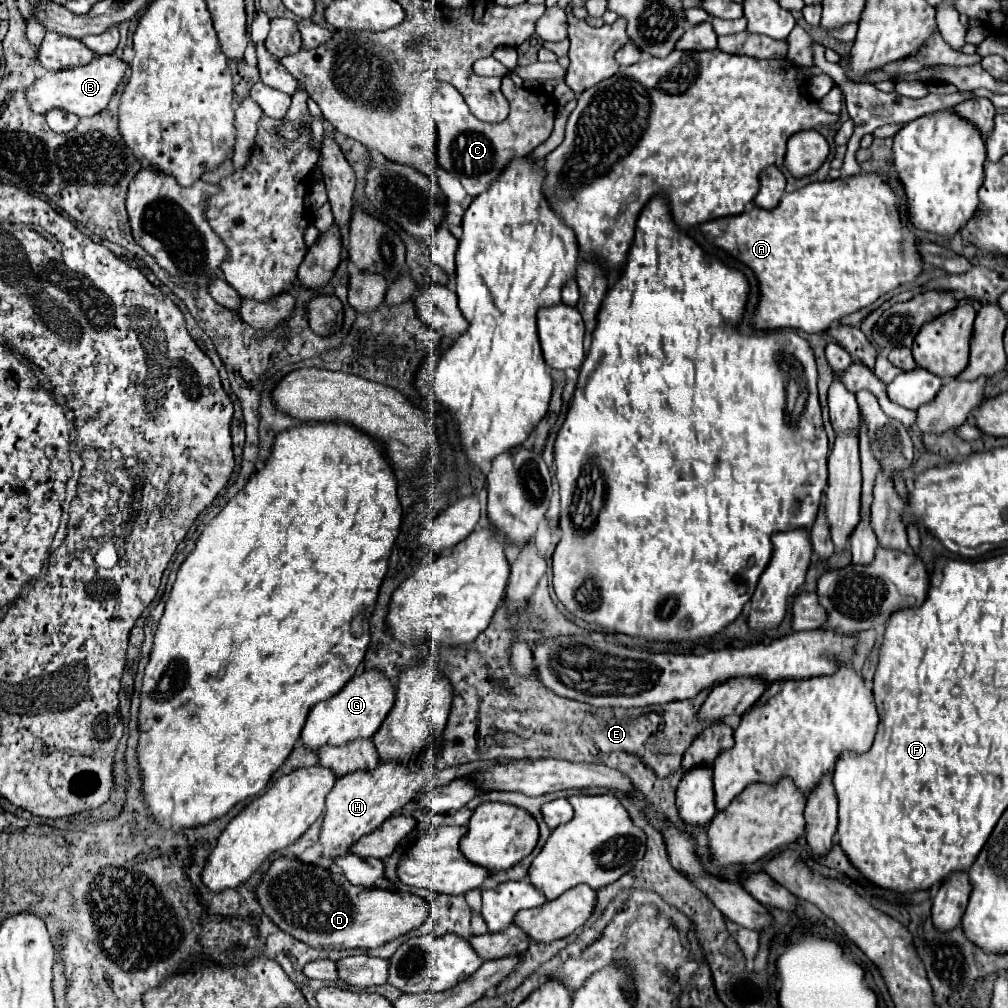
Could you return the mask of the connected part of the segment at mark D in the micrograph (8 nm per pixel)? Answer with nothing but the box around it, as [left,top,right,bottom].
[256,858,430,948]

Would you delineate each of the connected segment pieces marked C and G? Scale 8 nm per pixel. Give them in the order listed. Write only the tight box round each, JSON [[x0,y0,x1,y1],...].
[[432,76,556,198],[302,672,394,752]]

